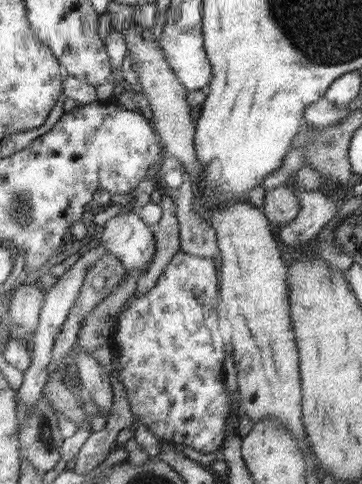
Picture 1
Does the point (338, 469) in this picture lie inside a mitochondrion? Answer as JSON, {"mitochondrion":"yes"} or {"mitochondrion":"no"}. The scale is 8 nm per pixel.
{"mitochondrion":"no"}

